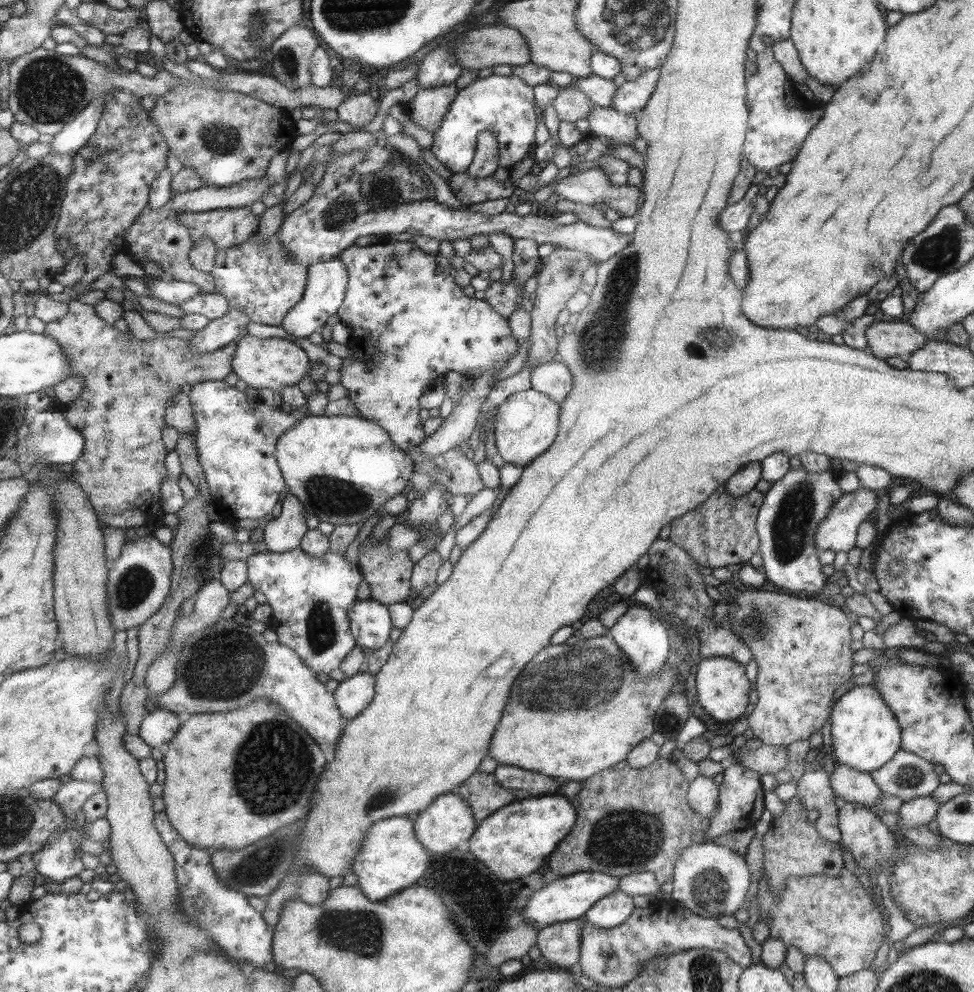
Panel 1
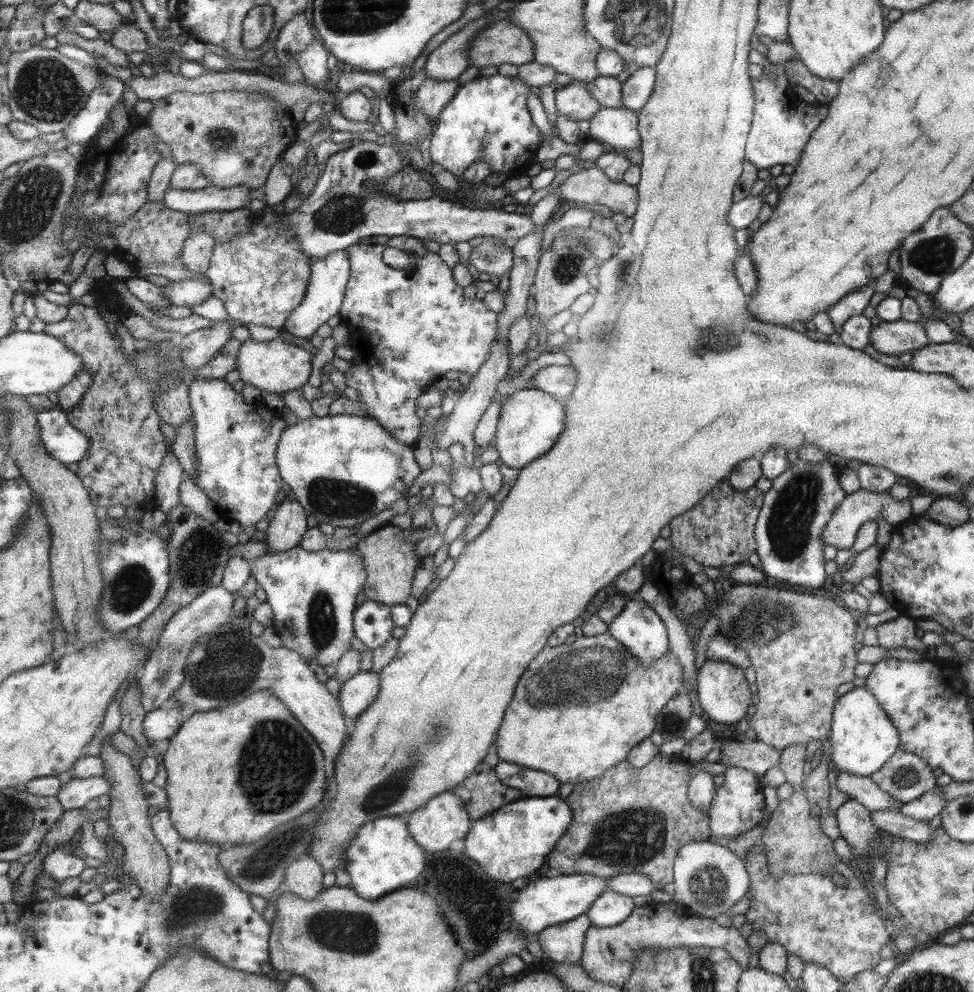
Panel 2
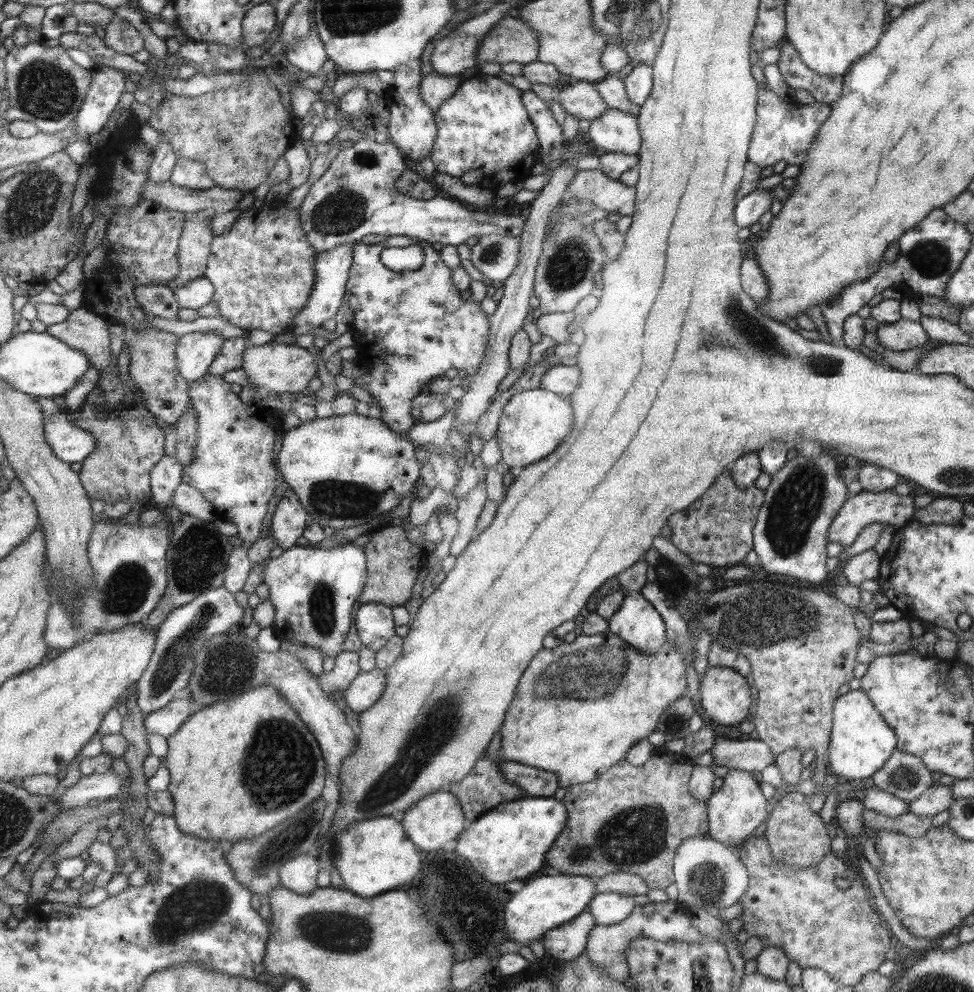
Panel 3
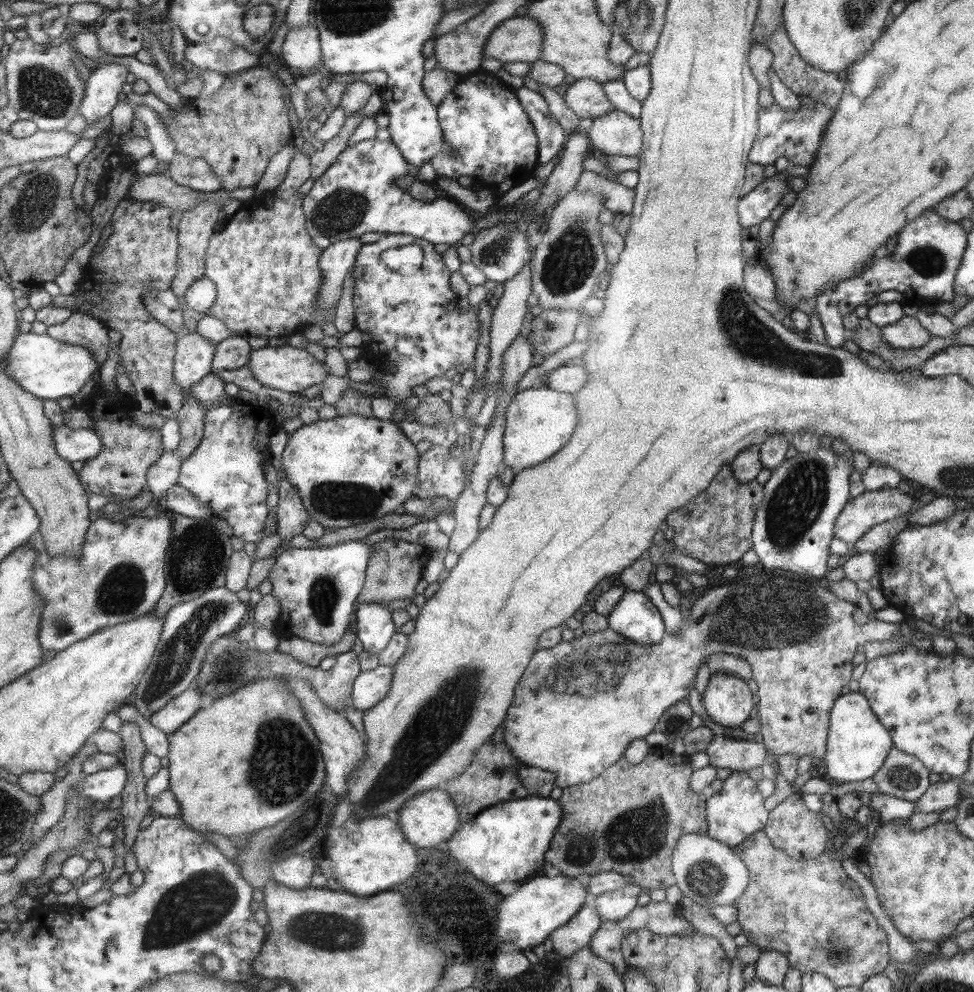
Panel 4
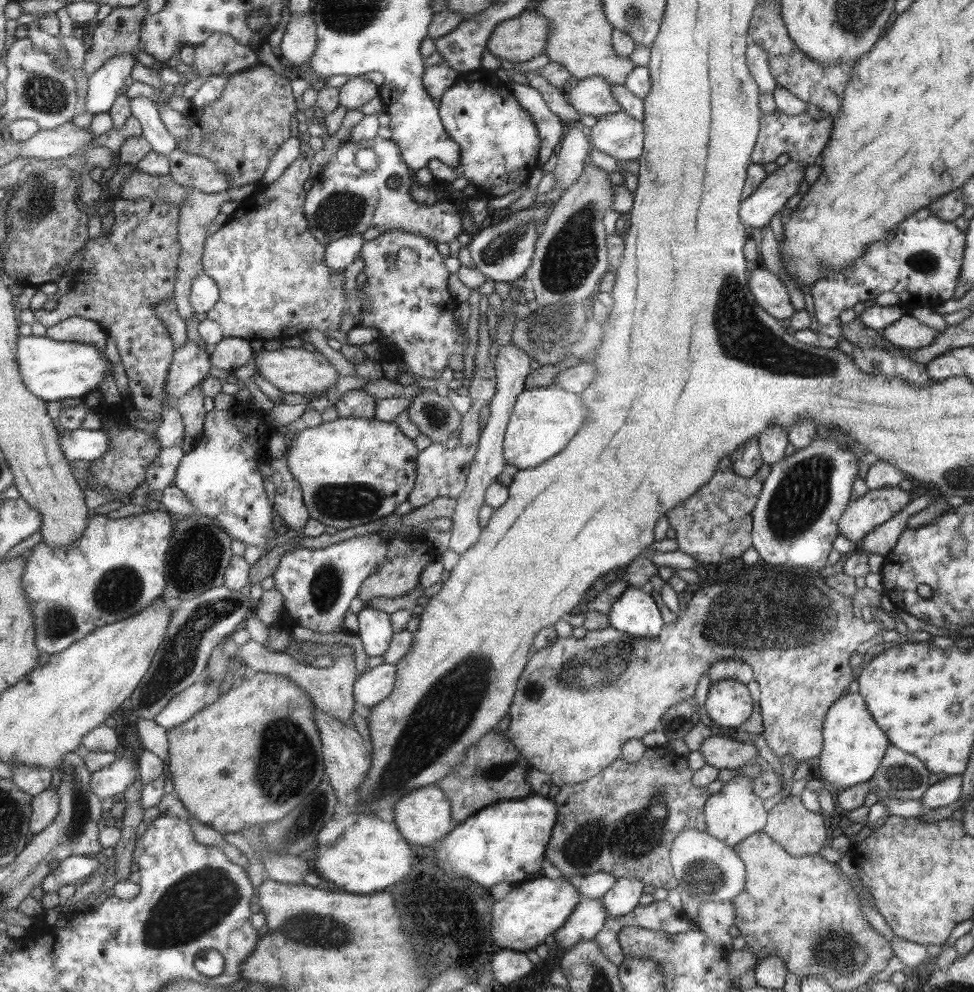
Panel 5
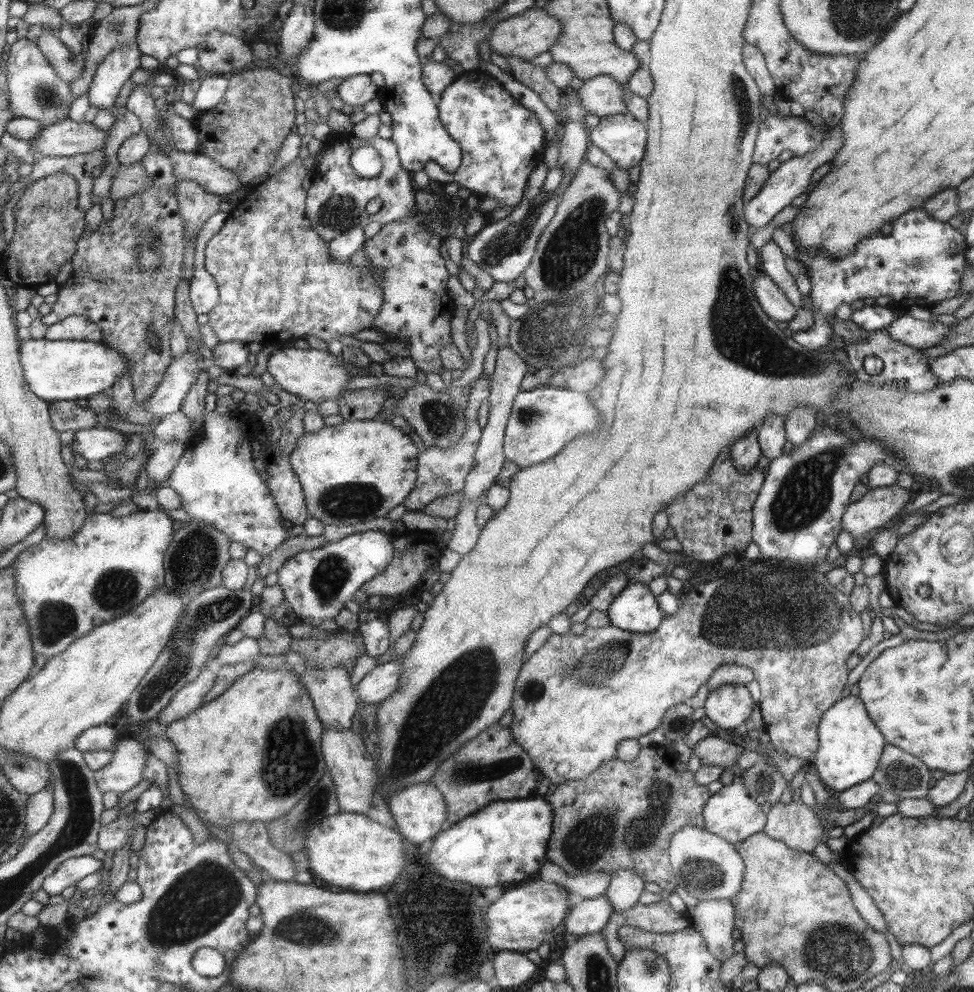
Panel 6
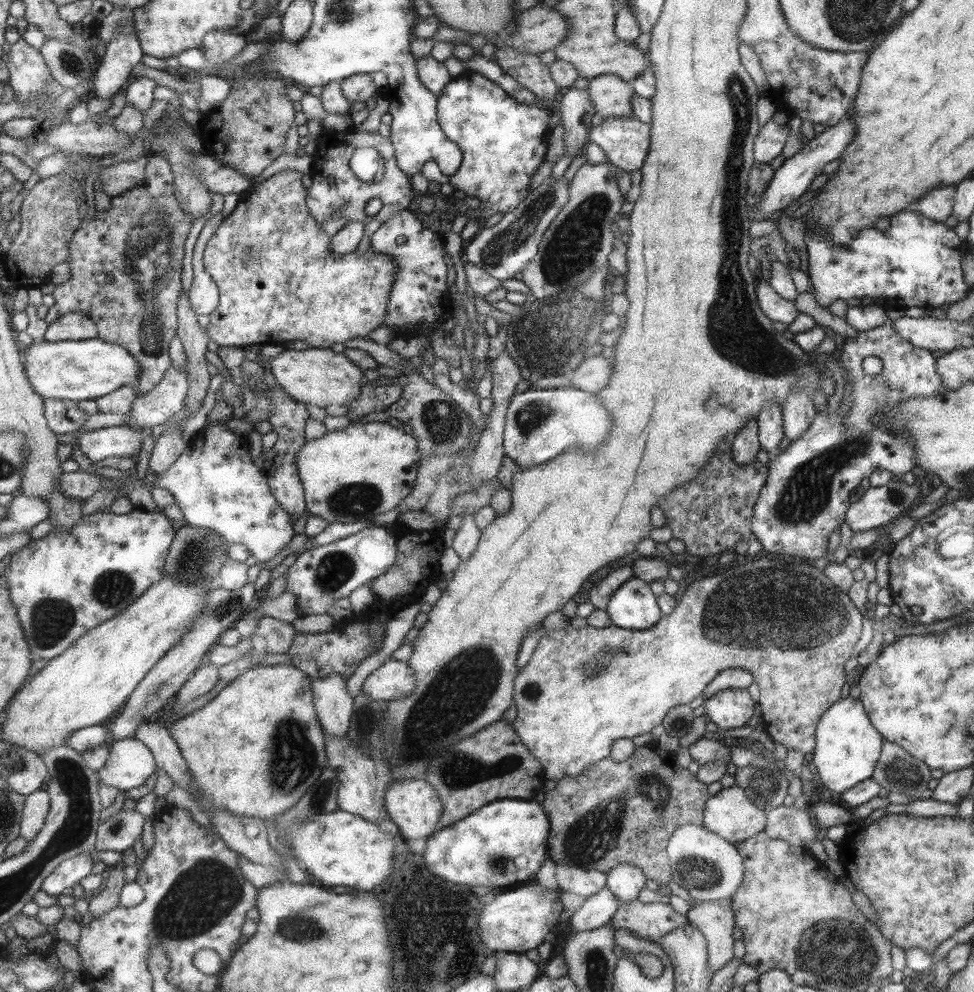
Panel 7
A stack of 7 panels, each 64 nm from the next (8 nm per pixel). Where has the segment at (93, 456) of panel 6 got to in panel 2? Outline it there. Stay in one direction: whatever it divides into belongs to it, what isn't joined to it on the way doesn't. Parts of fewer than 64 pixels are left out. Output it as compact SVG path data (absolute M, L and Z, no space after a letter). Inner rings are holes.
M52 407L40 412L37 417L42 431L42 443L52 457L64 464L76 464L88 456L92 441L72 424L69 413L60 407Z

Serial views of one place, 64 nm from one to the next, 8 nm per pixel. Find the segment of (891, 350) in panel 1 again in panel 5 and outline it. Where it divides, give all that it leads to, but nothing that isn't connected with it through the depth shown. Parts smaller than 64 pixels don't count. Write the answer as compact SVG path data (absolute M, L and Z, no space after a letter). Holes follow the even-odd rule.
M910 314L903 315L894 325L882 330L884 339L897 348L916 350L933 344L938 331L920 323Z

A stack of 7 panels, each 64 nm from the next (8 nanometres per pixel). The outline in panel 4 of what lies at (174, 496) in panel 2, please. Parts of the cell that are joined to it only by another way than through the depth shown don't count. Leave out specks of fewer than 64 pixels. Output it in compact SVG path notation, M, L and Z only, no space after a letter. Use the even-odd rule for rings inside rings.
M178 450L164 452L160 460L149 469L148 488L156 504L161 506L168 491L178 485L182 461Z

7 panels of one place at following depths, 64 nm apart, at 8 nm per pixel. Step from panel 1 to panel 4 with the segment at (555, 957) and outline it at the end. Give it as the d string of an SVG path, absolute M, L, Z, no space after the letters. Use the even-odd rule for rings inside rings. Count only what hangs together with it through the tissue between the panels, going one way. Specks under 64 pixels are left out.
M592 901L586 902L580 913L574 915L573 920L549 934L554 952L564 957L576 954L585 946L589 946L592 935L600 928L600 924L602 919L598 917Z

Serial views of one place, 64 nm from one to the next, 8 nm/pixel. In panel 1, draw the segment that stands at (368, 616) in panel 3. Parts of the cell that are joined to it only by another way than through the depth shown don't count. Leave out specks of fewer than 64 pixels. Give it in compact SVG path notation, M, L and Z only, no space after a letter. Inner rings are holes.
M372 598L356 599L347 608L350 630L357 643L372 651L382 648L388 642L388 634L393 627L390 611L385 604Z

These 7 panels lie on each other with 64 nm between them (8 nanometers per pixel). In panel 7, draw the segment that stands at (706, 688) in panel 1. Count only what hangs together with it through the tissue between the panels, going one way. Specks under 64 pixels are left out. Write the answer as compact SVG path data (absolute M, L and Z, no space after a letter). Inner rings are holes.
M726 689L707 698L704 708L704 717L718 728L740 728L754 714L754 700L750 698L748 689Z

